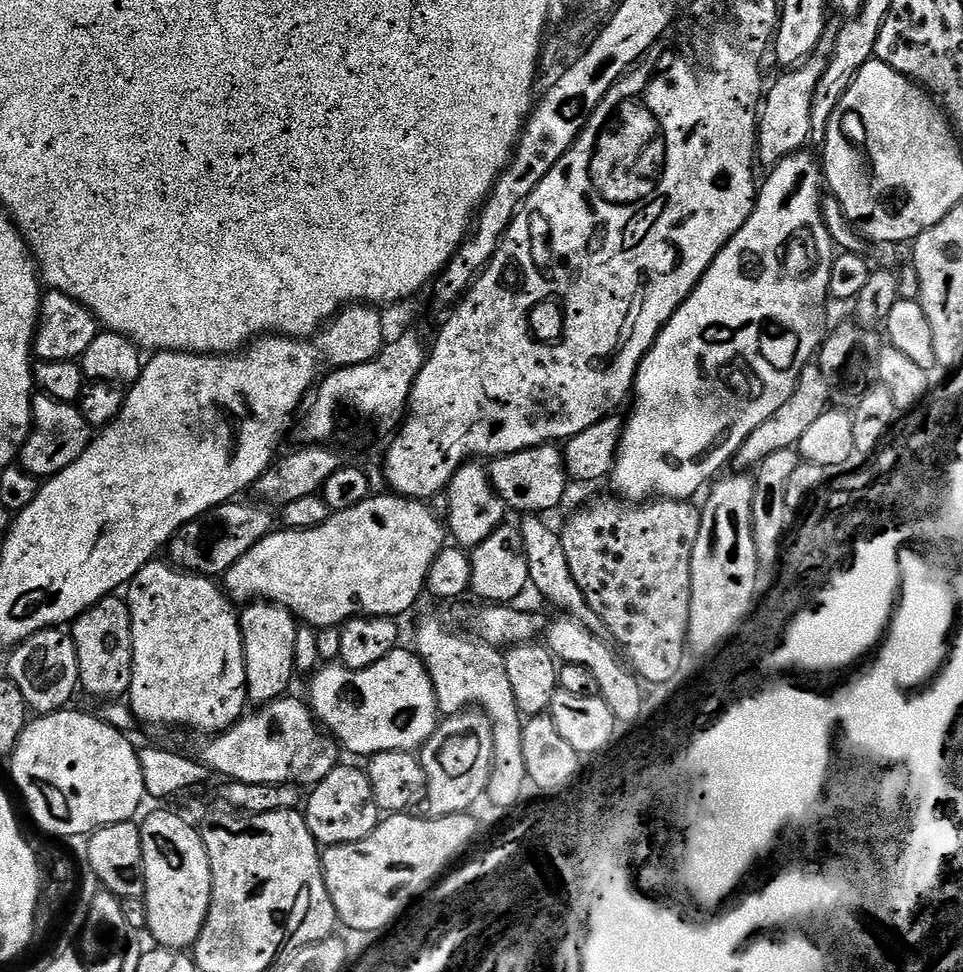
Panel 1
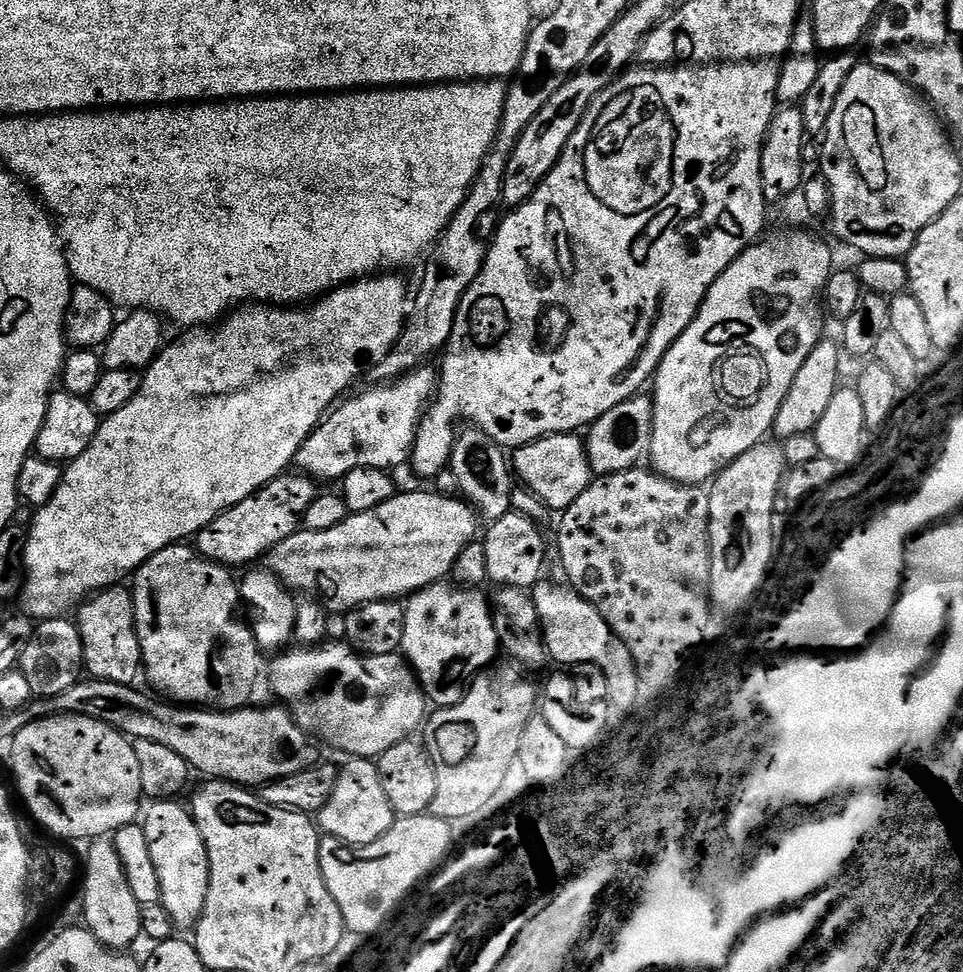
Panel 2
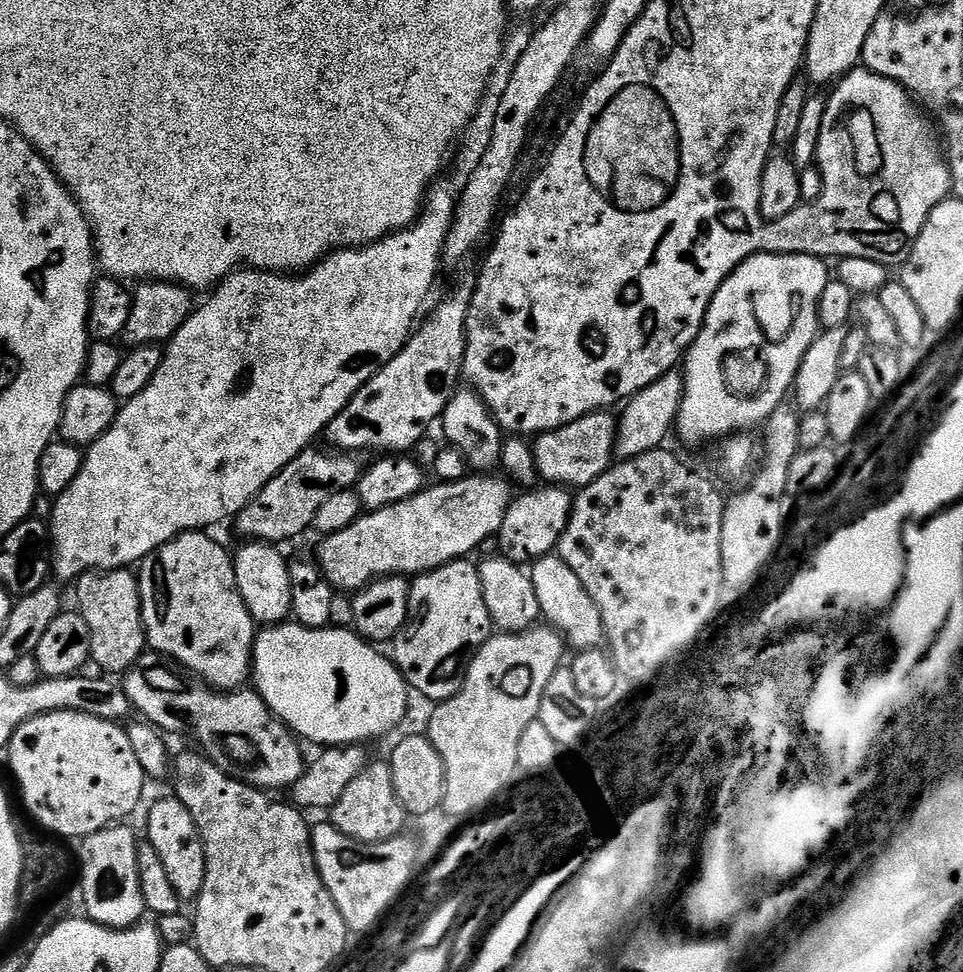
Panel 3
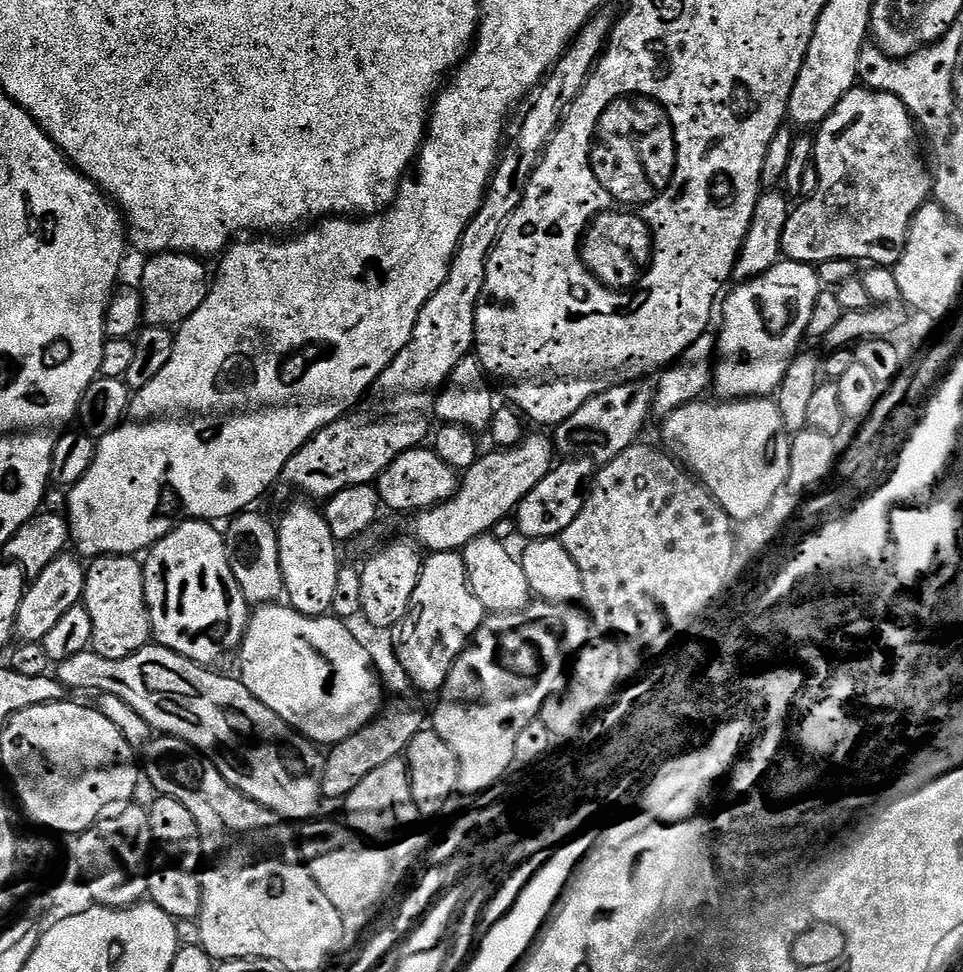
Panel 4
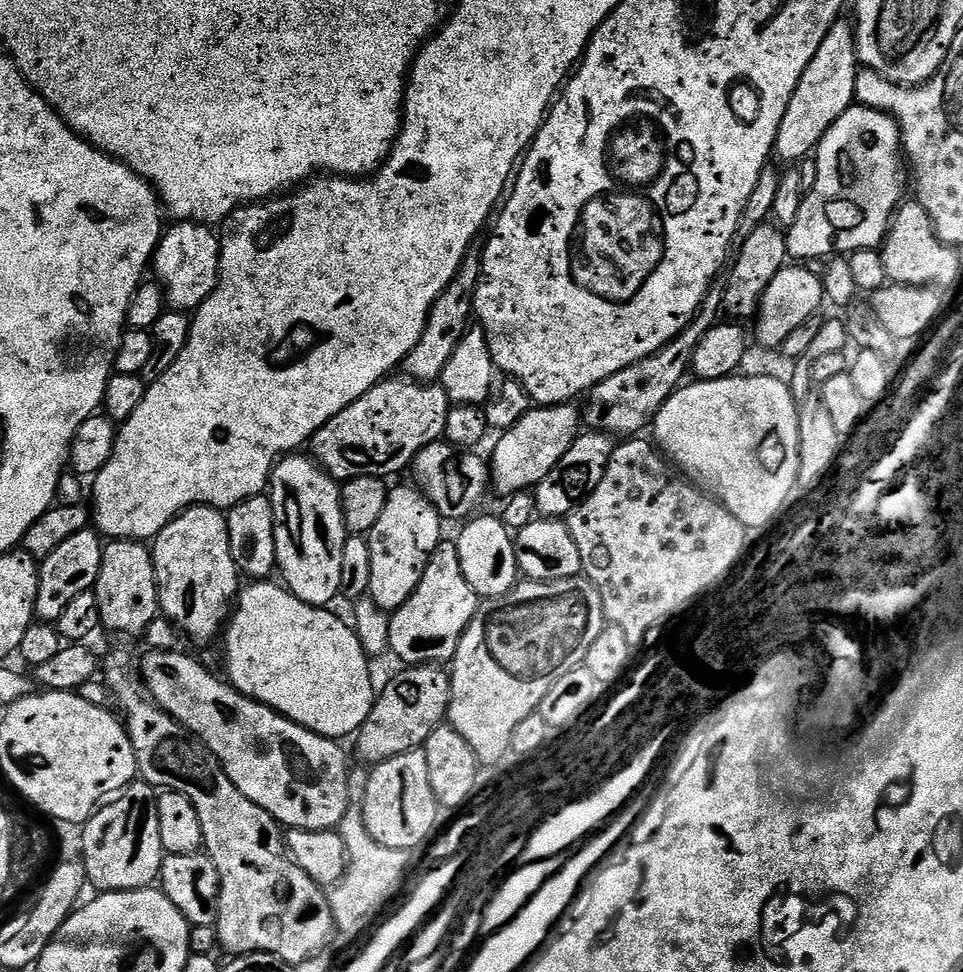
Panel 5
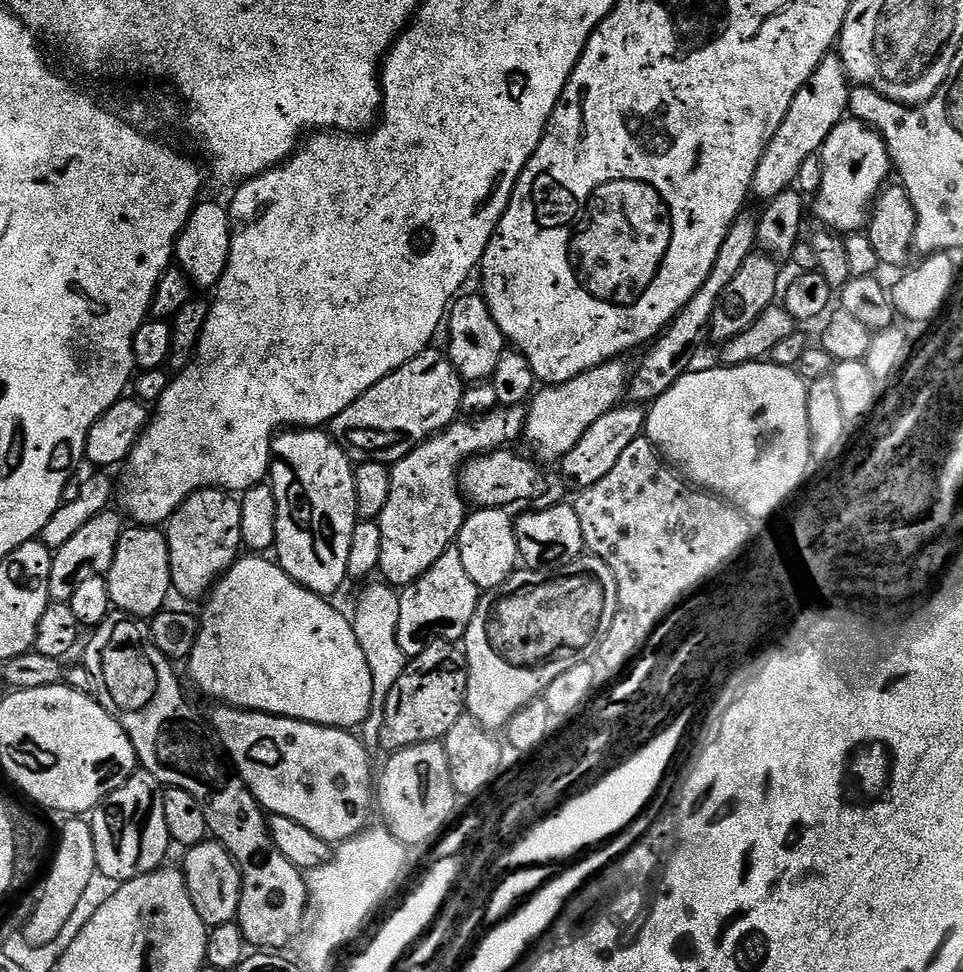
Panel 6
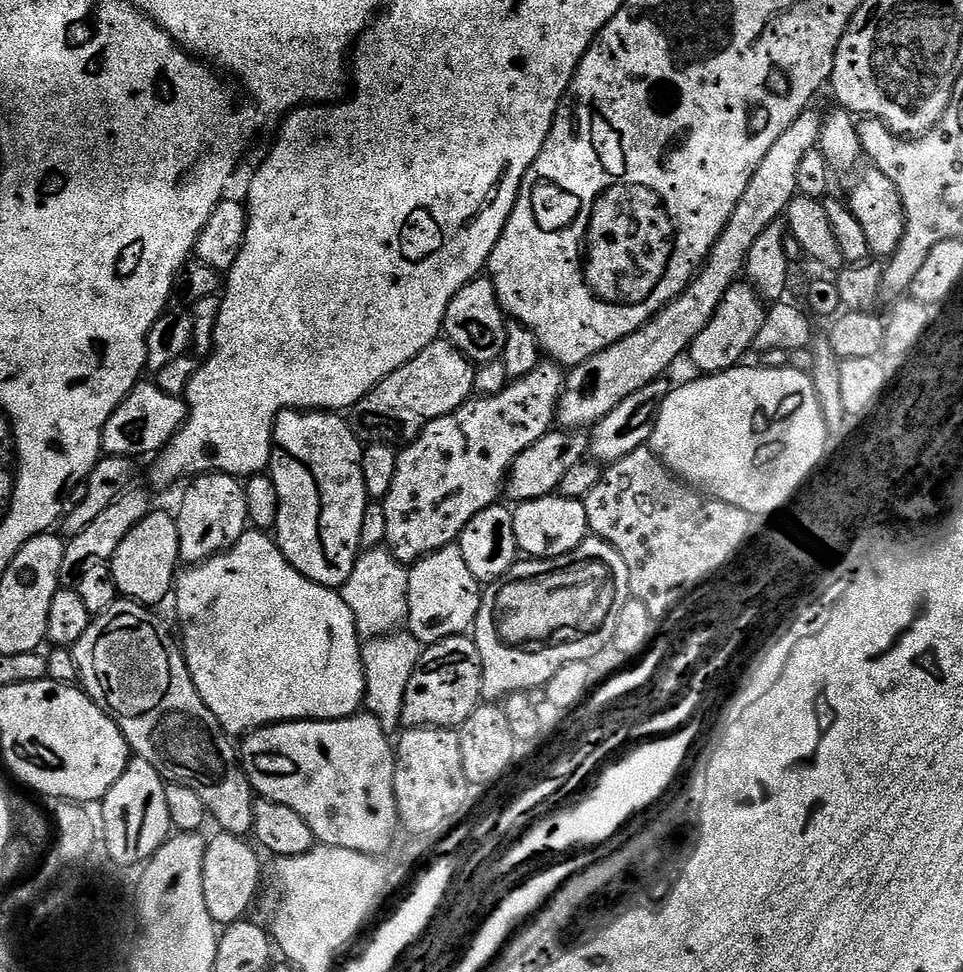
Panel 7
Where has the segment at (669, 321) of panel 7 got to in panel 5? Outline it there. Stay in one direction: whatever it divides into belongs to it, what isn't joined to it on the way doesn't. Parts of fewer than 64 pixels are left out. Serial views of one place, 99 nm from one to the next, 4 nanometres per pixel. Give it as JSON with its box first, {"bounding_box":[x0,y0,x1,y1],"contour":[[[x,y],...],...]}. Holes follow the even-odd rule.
{"bounding_box":[490,18,858,498],"contour":[[[841,18],[830,26],[826,38],[822,38],[822,46],[818,46],[818,54],[810,58],[810,66],[806,66],[778,126],[774,149],[777,157],[780,155],[784,160],[792,160],[788,162],[803,160],[813,150],[819,149],[826,130],[830,130],[830,126],[842,118],[845,110],[853,107],[858,71],[856,29],[846,20]],[[571,403],[532,406],[518,423],[505,431],[496,449],[490,455],[490,484],[501,492],[504,498],[516,492],[535,489],[537,484],[558,466],[560,459],[570,450],[577,436],[582,432],[582,412]]]}

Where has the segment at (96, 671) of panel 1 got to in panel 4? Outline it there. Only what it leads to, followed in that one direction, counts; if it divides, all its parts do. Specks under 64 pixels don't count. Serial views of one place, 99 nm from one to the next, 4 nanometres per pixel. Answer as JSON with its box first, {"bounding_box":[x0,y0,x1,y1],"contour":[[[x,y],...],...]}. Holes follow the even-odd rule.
{"bounding_box":[82,556,152,658],"contour":[[[136,556],[95,557],[84,574],[82,603],[94,626],[91,651],[102,654],[102,658],[130,658],[130,654],[142,650],[152,640],[144,566]]]}

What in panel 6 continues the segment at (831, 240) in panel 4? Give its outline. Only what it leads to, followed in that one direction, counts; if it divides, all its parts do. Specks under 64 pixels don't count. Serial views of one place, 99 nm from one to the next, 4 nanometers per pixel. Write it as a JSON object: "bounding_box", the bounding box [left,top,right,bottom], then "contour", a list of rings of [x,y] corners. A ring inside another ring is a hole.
{"bounding_box":[816,118,893,234],"contour":[[[845,118],[826,138],[824,147],[820,149],[820,161],[822,162],[822,186],[816,200],[816,216],[821,220],[825,229],[837,234],[856,234],[867,225],[870,219],[870,209],[874,201],[880,195],[882,189],[889,183],[888,172],[893,171],[892,160],[888,157],[888,148],[879,132],[864,124],[860,120]]]}

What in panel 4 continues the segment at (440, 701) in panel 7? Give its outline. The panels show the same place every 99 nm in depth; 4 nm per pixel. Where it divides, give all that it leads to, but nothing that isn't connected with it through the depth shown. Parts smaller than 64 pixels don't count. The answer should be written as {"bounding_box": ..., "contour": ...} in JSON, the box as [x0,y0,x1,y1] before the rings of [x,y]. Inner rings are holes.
{"bounding_box":[324,698,426,801],"contour":[[[392,698],[388,704],[385,703],[380,711],[376,713],[376,719],[371,720],[362,730],[358,730],[354,734],[350,734],[350,738],[346,738],[342,742],[338,742],[327,753],[324,762],[324,796],[327,799],[343,801],[345,796],[350,794],[350,790],[354,790],[354,786],[358,786],[358,782],[362,782],[362,778],[366,778],[366,774],[370,774],[373,770],[378,770],[378,766],[382,766],[391,760],[399,760],[407,753],[410,742],[414,738],[414,734],[418,734],[425,727],[426,716],[423,716],[408,698]]]}

